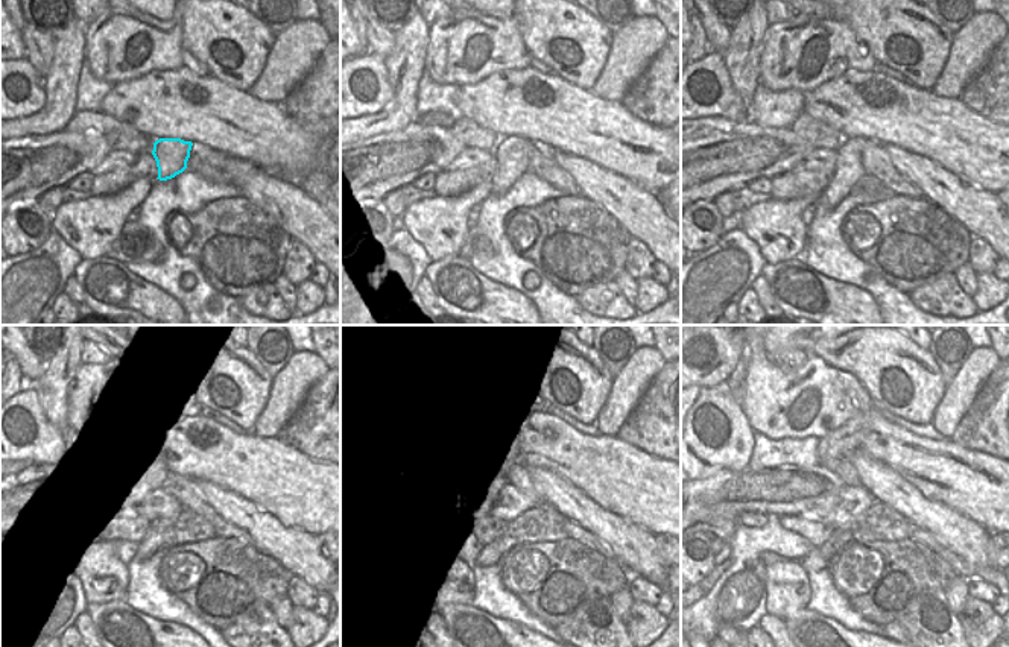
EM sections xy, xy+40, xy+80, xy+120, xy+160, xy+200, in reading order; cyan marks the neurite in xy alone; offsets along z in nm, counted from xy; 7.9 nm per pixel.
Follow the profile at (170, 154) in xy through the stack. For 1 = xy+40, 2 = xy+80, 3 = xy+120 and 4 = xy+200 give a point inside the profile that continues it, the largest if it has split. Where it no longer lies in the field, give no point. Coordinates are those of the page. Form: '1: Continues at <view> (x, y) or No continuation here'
1: Continues at xy+40 (511, 154)
2: Continues at xy+80 (848, 170)
3: Continues at xy+120 (149, 546)
4: Continues at xy+200 (818, 559).

